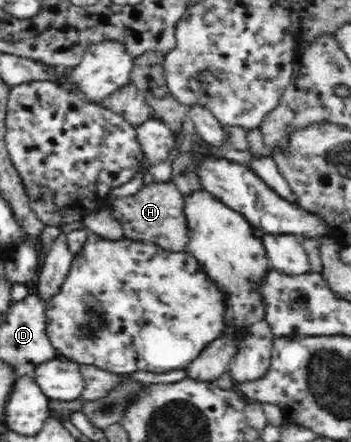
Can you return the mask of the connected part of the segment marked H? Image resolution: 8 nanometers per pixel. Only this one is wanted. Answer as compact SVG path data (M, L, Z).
M172 179L149 183L131 195L117 196L109 200L109 208L114 218L123 225L125 235L129 235L132 240L151 242L173 253L187 251L189 226L184 211L184 195Z

